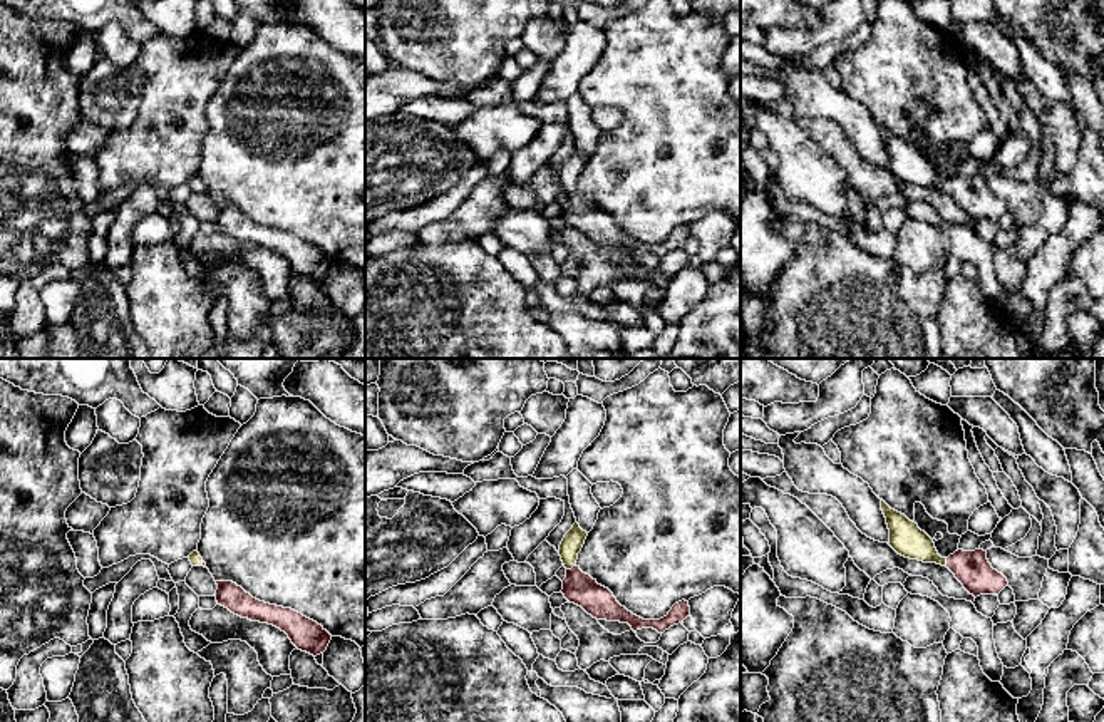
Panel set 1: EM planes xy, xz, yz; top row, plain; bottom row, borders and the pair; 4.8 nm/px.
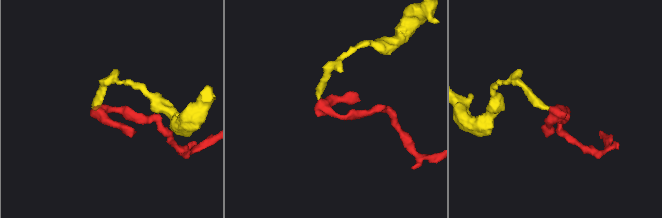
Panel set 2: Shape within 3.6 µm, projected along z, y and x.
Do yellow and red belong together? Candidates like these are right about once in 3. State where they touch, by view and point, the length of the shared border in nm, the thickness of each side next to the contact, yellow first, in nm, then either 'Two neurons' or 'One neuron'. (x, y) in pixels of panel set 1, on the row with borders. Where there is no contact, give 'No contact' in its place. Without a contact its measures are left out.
Touches yellow at xz (570, 568). Shared border 50 nm. Thickness 100 nm (yellow) against 160 nm. One neuron

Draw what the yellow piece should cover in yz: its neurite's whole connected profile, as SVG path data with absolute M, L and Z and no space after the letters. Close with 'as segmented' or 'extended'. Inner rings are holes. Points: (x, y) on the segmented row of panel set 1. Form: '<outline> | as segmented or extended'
M883 499L881 511L890 529L890 546L898 554L923 563L947 566L975 598L980 595L998 595L1005 586L1009 586L1007 578L988 563L987 551L958 549L948 558L941 558L933 539L921 531L916 523L891 509Z | extended

